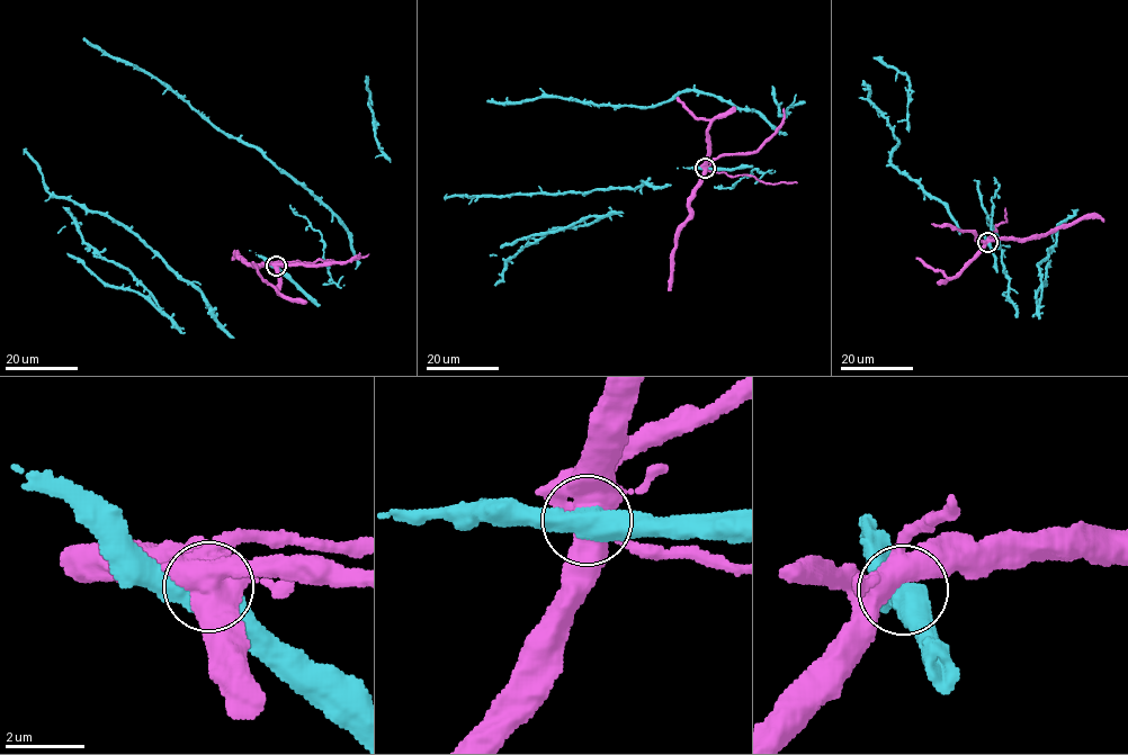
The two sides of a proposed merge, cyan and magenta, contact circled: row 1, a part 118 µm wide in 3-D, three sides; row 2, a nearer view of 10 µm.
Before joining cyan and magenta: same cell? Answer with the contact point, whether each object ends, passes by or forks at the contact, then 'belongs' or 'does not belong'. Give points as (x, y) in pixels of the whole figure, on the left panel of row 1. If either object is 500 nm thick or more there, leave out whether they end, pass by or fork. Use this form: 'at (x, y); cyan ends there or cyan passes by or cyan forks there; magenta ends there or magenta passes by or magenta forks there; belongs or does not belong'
at (276, 266); does not belong

